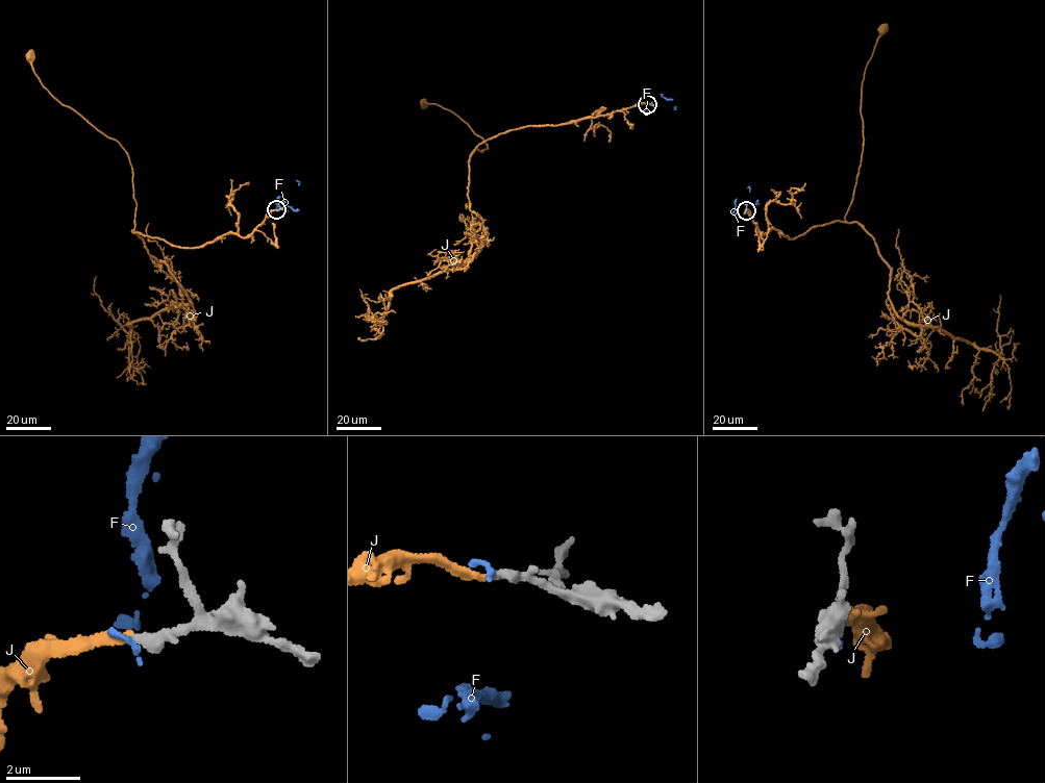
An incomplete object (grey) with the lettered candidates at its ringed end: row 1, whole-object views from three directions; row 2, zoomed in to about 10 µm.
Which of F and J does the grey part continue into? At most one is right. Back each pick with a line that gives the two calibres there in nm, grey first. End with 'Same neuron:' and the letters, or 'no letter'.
J: 280 nm thick on the grey side, 220 nm on the other
Same neuron: J

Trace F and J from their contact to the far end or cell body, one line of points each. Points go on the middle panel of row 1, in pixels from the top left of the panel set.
F: (648, 104), (662, 94), (643, 112)
J: (647, 104), (565, 124), (507, 130), (481, 143), (475, 149), (482, 151), (488, 145), (453, 112), (423, 103)

